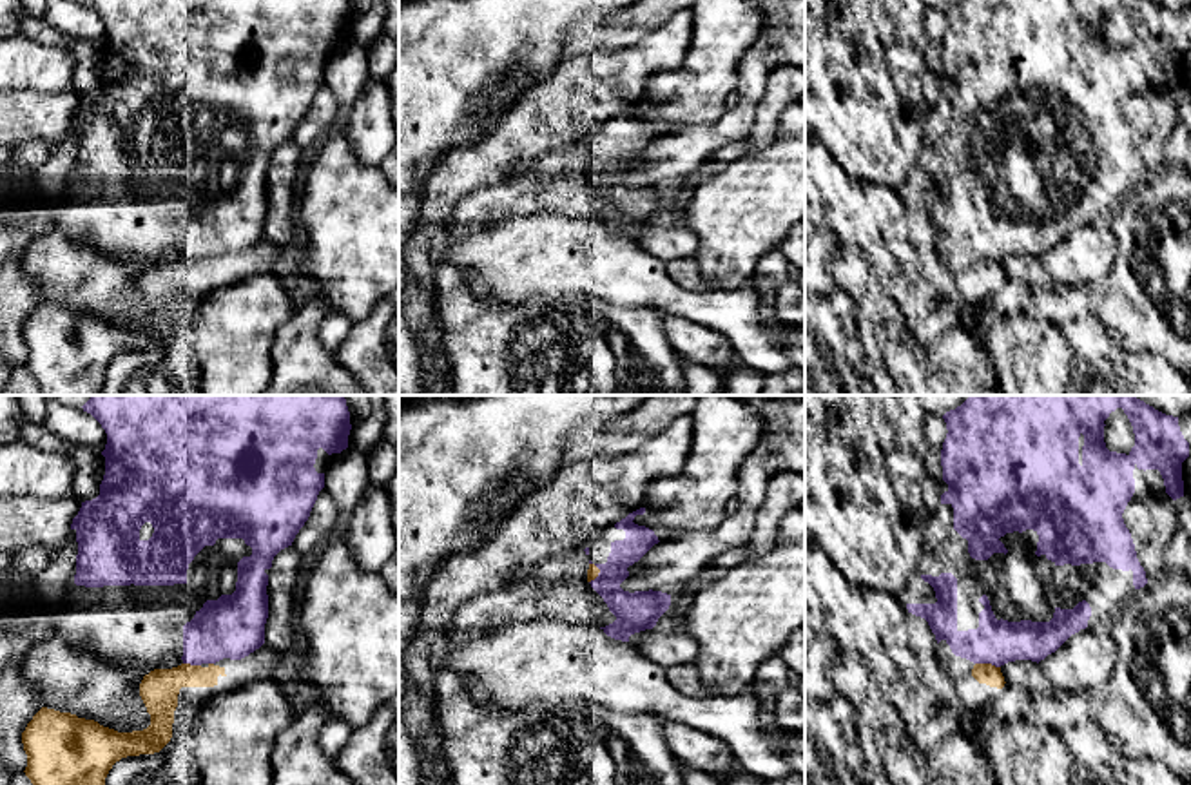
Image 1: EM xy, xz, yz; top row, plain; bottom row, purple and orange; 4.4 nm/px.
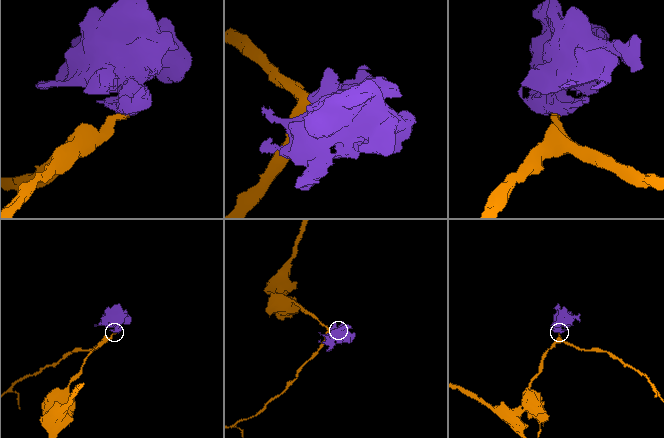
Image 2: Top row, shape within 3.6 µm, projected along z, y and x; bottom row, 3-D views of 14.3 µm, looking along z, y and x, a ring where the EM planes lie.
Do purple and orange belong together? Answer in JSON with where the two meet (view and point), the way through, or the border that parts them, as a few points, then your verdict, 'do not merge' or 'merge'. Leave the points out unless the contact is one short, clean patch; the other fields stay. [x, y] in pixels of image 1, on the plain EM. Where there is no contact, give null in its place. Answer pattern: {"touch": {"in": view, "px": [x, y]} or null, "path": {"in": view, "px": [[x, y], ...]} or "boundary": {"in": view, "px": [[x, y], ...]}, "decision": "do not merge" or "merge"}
{"touch": {"in": "yz", "px": [988, 256]}, "decision": "do not merge"}

